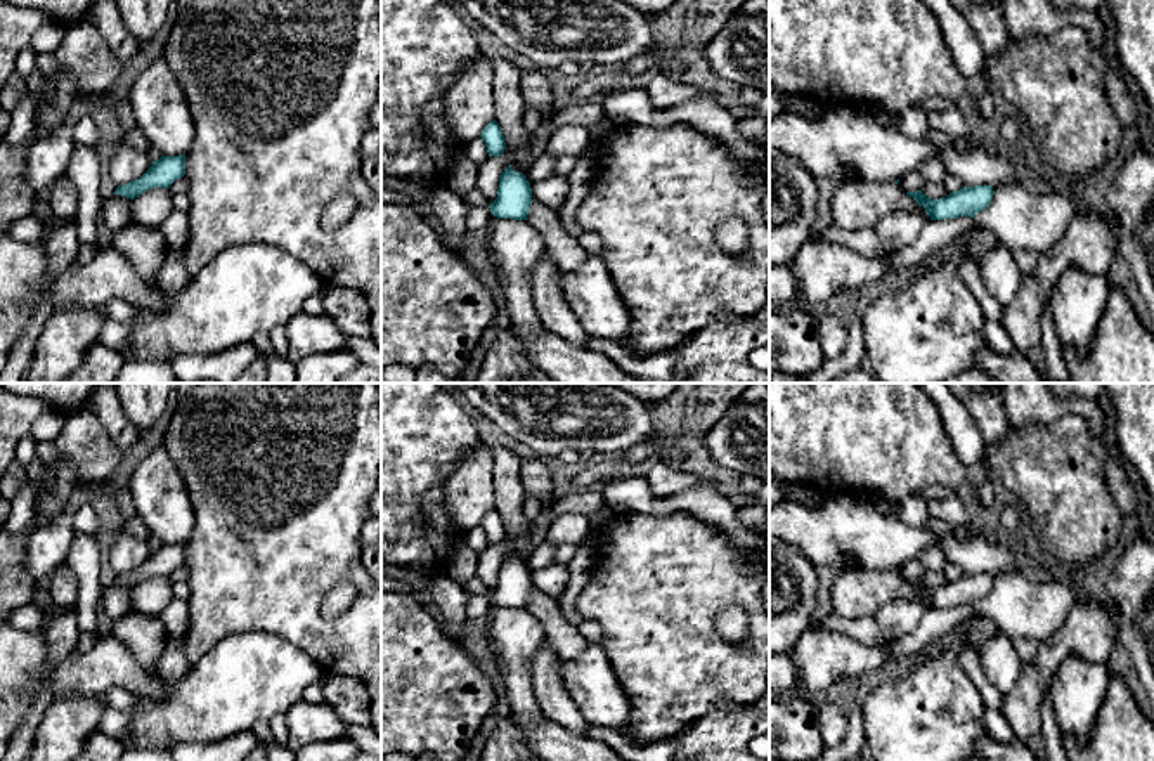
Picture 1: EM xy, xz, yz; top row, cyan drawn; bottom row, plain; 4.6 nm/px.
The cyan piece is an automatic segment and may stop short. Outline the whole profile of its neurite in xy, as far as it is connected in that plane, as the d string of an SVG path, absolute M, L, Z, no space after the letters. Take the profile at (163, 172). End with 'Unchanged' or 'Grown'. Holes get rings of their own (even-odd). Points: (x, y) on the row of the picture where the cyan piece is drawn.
M185 154L180 156L161 156L152 161L149 170L137 180L125 185L118 185L113 194L135 199L149 189L165 187L168 189L177 179L185 175Z. Unchanged

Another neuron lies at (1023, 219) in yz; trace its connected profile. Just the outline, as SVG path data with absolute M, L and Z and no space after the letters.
M1022 180L995 191L974 224L989 229L1008 251L1041 255L1054 248L1076 217L1078 203L1054 191L1034 191Z

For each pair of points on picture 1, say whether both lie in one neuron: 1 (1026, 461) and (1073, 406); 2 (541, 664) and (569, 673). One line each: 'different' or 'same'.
1: different
2: different

